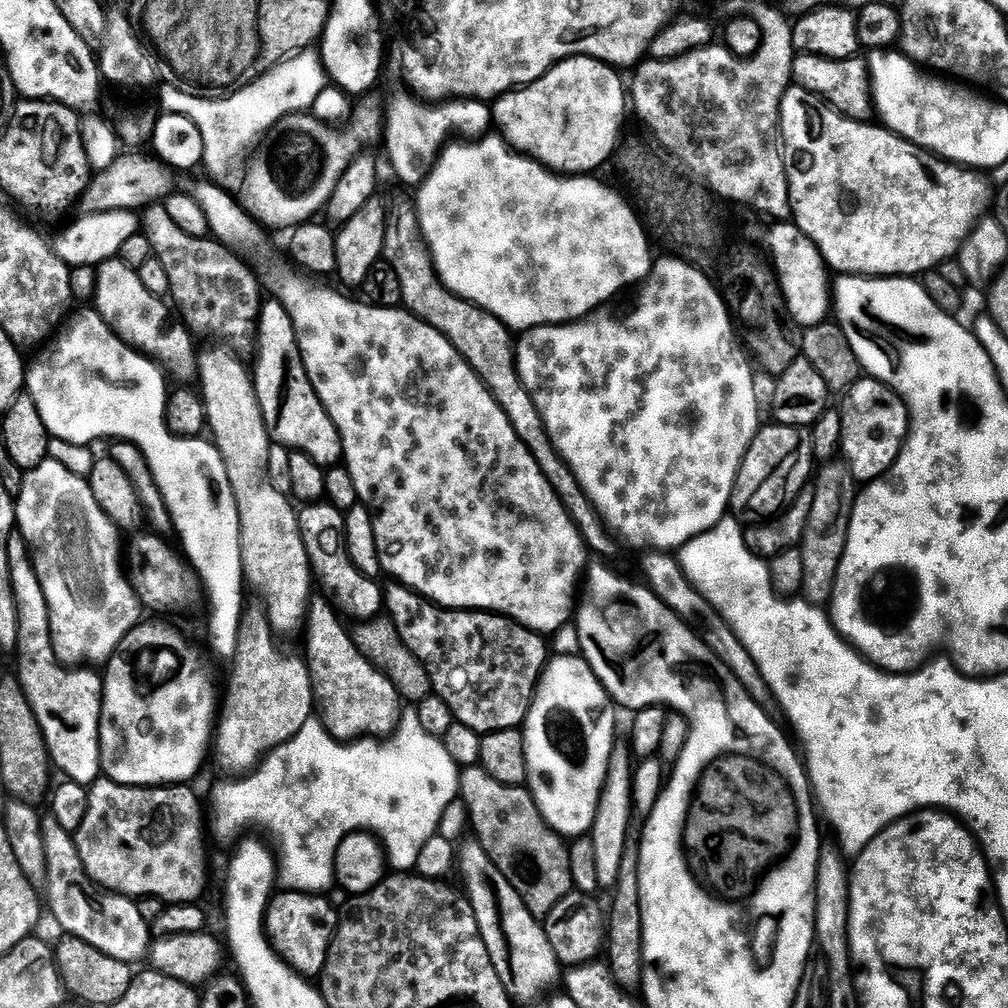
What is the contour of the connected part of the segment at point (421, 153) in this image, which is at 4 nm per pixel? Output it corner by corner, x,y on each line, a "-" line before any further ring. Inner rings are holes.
407,95
396,96
387,104
382,144
388,147
388,160
397,178
404,184
419,186
432,173
449,141
459,138
464,142
475,142
489,135
494,121
491,107
482,100
450,100
431,104
421,102
415,95

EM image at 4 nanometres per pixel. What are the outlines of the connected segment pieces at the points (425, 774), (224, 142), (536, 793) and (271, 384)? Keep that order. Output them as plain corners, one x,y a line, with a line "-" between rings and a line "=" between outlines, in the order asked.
408,706
403,709
399,724
396,725
395,732
391,736
380,738
365,738
355,742
341,742
326,730
326,726
319,718
313,718
294,734
282,746
278,746
273,752
268,753
260,761
255,770
249,771
243,778
236,778
233,784
220,784
212,792
212,812
216,815
216,836
220,840
232,840
235,836
243,837
247,828
261,828
264,832
269,832
276,839
275,851
278,853
278,884
281,889
291,890
294,892
304,892
311,894
327,893
328,887
333,887
336,879
336,851
342,842
351,832
366,831
378,837
383,844
387,855
393,861
408,860
408,864
415,866
418,862
418,856
422,849
434,836
440,831
440,824
443,821
443,815
446,814
446,808
450,806
460,795
460,774
461,767
450,758
446,750
443,739
439,735
431,736
428,733
426,725
420,721
420,716
415,712
415,707
=
305,50
289,56
280,64
275,64
273,68
255,77
251,82
237,87
231,94
216,98
212,104
200,104
204,96
188,90
182,96
172,96
168,104
176,104
176,108
180,108
178,114
186,118
208,120
208,128
204,128
202,132
203,167
209,168
212,172
224,172
228,168
228,163
239,152
244,151
252,139
254,142
257,138
263,137
283,116
295,116
312,110
318,96
322,94
324,88
329,87
329,84
319,51
=
553,655
549,659
544,673
540,675
536,692
532,695
532,705
528,717
524,719
522,731
528,767
526,787
536,799
542,818
546,818
546,822
559,836
575,838
591,833
600,795
607,782
612,750
618,743
615,711
617,712
617,709
612,697
594,674
594,670
590,670
583,656
=
272,298
269,301
260,310
258,351
255,353
257,364
254,367
256,397
264,415
266,430
279,447
281,444
293,453
309,456
314,463
327,470
339,465
344,458
338,426
334,426
306,374
290,314
286,314
279,300

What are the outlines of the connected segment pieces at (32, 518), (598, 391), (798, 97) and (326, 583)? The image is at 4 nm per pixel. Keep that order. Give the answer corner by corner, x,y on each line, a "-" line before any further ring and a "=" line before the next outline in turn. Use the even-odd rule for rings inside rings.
55,458
43,460
25,475
20,495
14,500
14,524
28,543
28,554
38,574
38,582
42,582
42,594
46,594
50,634
57,660
65,666
107,665
119,653
120,643
124,641
126,634
142,620
140,599
136,596
122,563
120,529
104,513
102,506
98,506
94,490
87,479
71,472
62,461
-
84,524
92,524
96,532
88,536
88,528
84,528
=
657,259
652,265
648,279
643,281
639,289
640,297
637,298
632,313
625,320
620,316
611,316
608,310
597,310
591,316
574,320
571,324
547,324
541,328
527,329
521,335
524,337
521,340
519,337
514,344
516,373
520,375
522,386
526,386
538,414
542,416
542,422
550,434
552,444
560,457
570,466
574,478
578,478
582,490
595,506
604,527
621,545
629,544
632,548
672,554
703,532
709,532
718,521
725,519
744,455
758,440
762,421
760,400
756,397
756,380
752,377
753,365
741,341
732,340
734,316
730,311
730,304
720,297
719,290
712,285
712,280
708,276
711,275
705,269
698,268
687,260
=
795,86
788,89
782,98
780,107
780,139
786,166
786,178
790,186
790,202
792,203
791,219
800,227
802,234
806,234
814,242
814,246
822,254
824,263
836,274
850,276
867,276
869,278
916,278
921,274
939,269
941,264
953,259
959,253
961,246
968,239
973,228
980,223
984,212
990,208
990,192
988,196
989,181
983,180
979,171
941,160
939,156
919,148
909,140
897,136
895,132
889,132
883,126
877,126
872,122
851,120
840,115
832,108
825,105
819,96
812,95
805,88
=
327,502
305,503
298,512
298,530
306,546
308,564
312,568
315,583
334,605
337,613
343,614
349,621
352,619
352,622
375,620
381,615
384,588
376,580
366,578
358,566
354,566
344,537
344,513

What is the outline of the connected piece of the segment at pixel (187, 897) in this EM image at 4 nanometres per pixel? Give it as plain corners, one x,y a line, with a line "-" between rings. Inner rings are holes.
101,778
91,785
86,818
74,833
86,874
105,892
117,896
153,896
169,904
194,904
208,884
208,852
204,849
204,812
200,800
184,784
135,788

